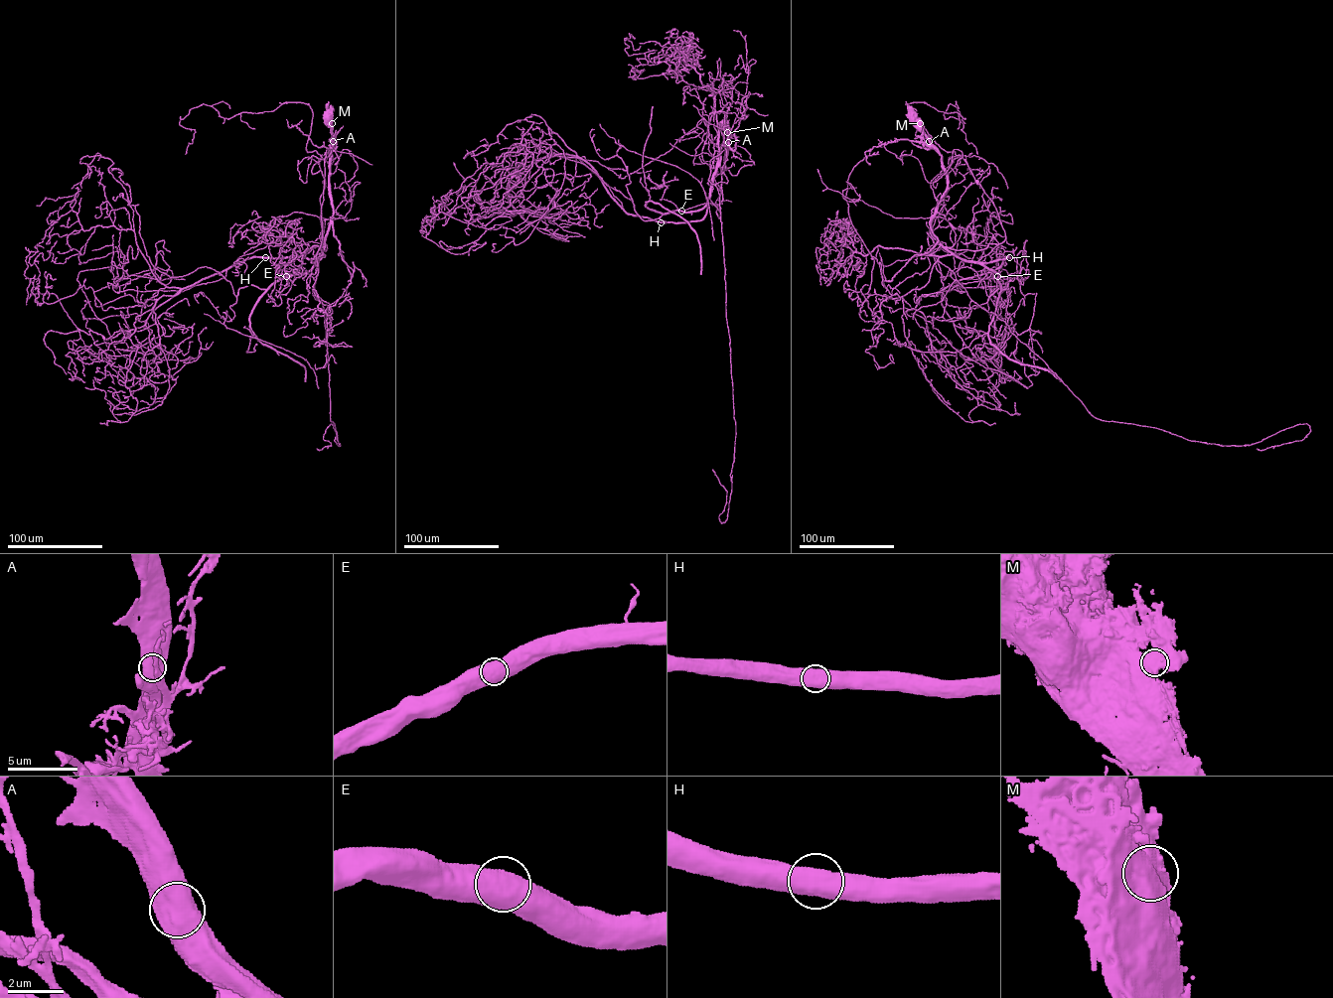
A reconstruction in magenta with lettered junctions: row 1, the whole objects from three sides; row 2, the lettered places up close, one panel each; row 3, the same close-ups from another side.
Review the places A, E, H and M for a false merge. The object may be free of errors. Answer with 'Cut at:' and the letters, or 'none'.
Cut at: none

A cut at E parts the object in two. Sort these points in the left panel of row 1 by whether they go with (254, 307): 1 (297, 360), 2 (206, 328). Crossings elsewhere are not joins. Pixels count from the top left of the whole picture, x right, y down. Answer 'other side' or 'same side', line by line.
1: same side
2: other side

